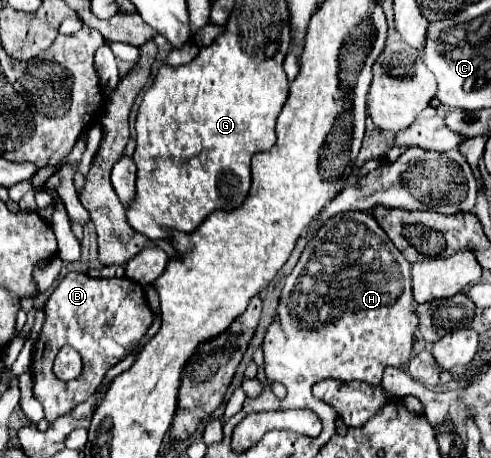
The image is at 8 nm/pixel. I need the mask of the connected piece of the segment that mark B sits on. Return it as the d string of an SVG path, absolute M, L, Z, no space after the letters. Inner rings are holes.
M81 271L65 275L45 303L45 323L43 323L39 339L33 347L33 361L31 361L33 395L43 405L47 421L53 423L57 417L73 411L81 401L89 399L97 391L97 387L101 385L105 373L135 349L137 341L141 341L141 337L151 327L151 323L153 323L153 311L149 309L149 305L145 301L143 287L137 285L135 281L131 281L127 277L121 277L121 279L117 279L117 277L113 277L113 279L109 279L109 277L89 277L87 273L81 273ZM63 345L71 345L73 349L77 349L81 359L83 359L83 373L77 379L67 381L67 383L59 381L53 375L53 359Z

